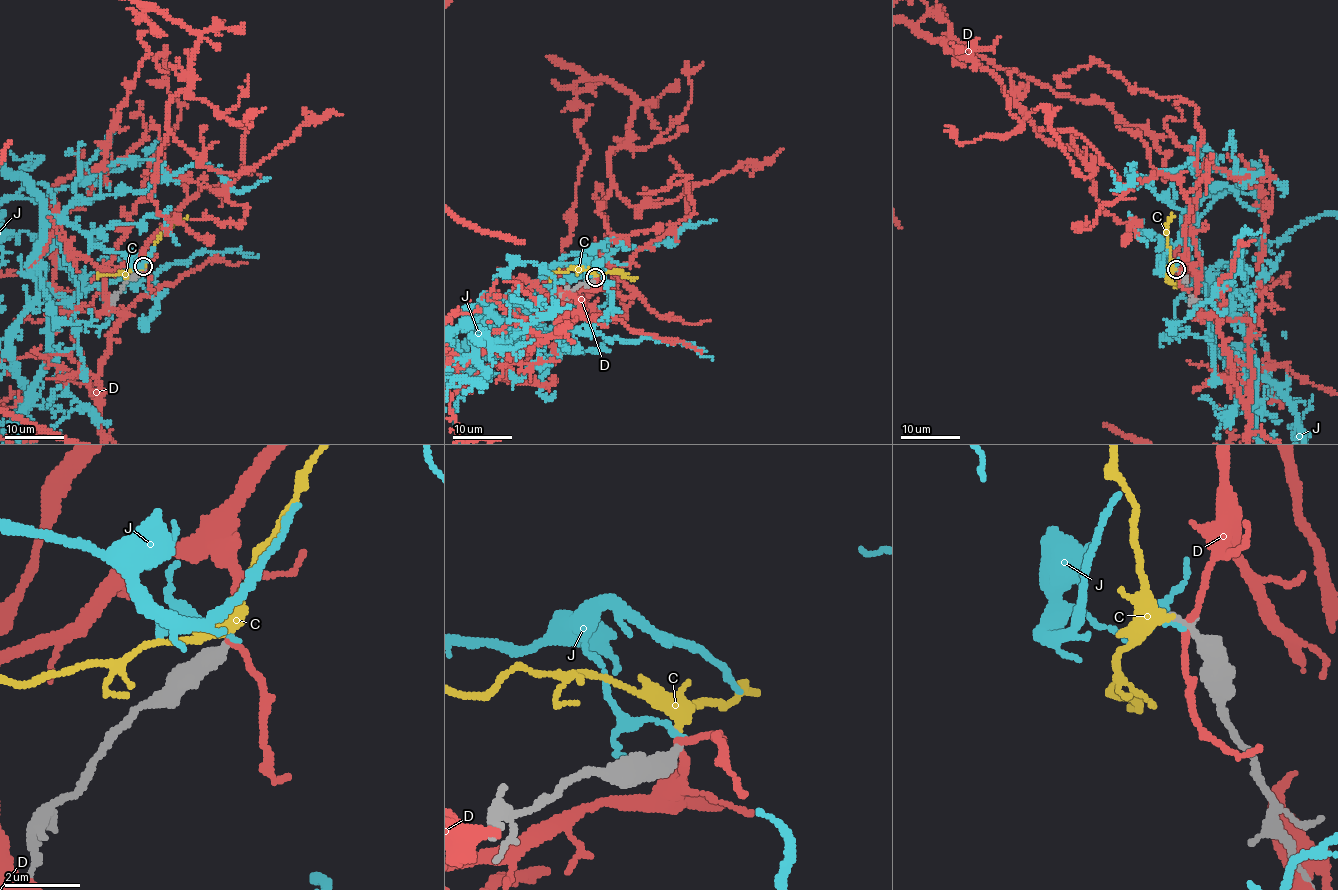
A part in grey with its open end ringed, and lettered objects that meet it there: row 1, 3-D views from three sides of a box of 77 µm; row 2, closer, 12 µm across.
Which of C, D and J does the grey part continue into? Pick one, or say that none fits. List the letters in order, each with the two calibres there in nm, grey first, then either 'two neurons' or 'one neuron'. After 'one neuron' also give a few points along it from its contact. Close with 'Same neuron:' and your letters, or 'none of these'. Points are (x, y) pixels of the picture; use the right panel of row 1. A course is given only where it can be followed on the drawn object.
C: 200 nm thick on the grey side, 260 nm on the other; one neuron; it runs (1176, 268), (1172, 263), (1165, 226), (1172, 213)
D: 380 nm thick on the grey side, 170 nm on the other; two neurons
J: 240 nm thick on the grey side, 140 nm on the other; two neurons
Same neuron: C

